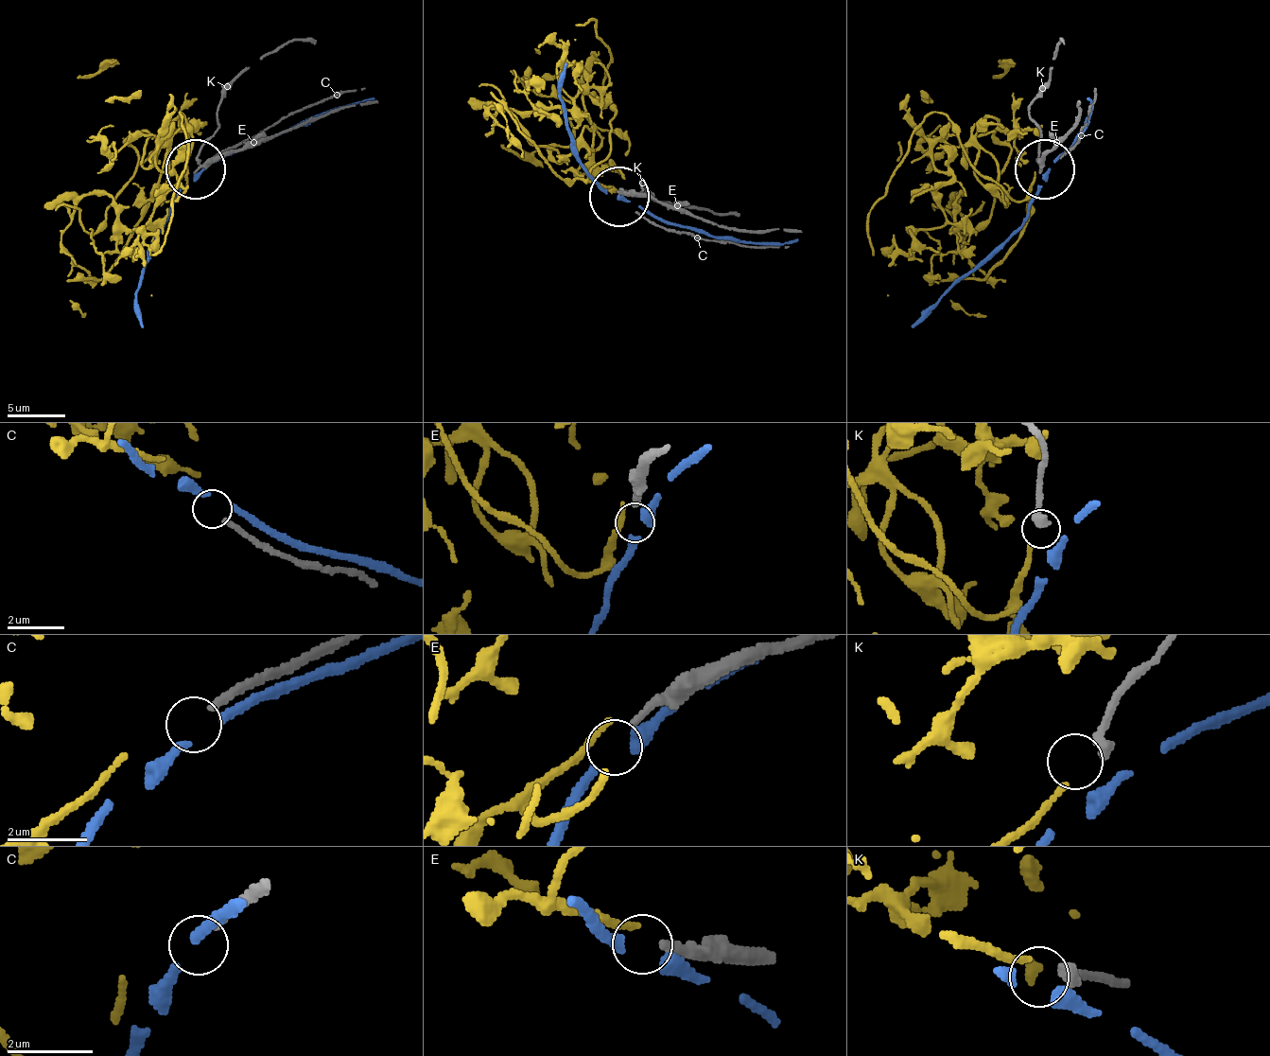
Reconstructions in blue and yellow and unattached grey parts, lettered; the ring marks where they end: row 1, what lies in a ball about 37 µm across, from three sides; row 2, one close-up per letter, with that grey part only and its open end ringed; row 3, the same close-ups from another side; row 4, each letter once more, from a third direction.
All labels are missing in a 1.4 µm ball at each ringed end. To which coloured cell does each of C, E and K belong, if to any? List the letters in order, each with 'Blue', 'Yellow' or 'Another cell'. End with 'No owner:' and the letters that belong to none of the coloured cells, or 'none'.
C: Another cell
E: Another cell
K: Yellow
No owner: C, E

